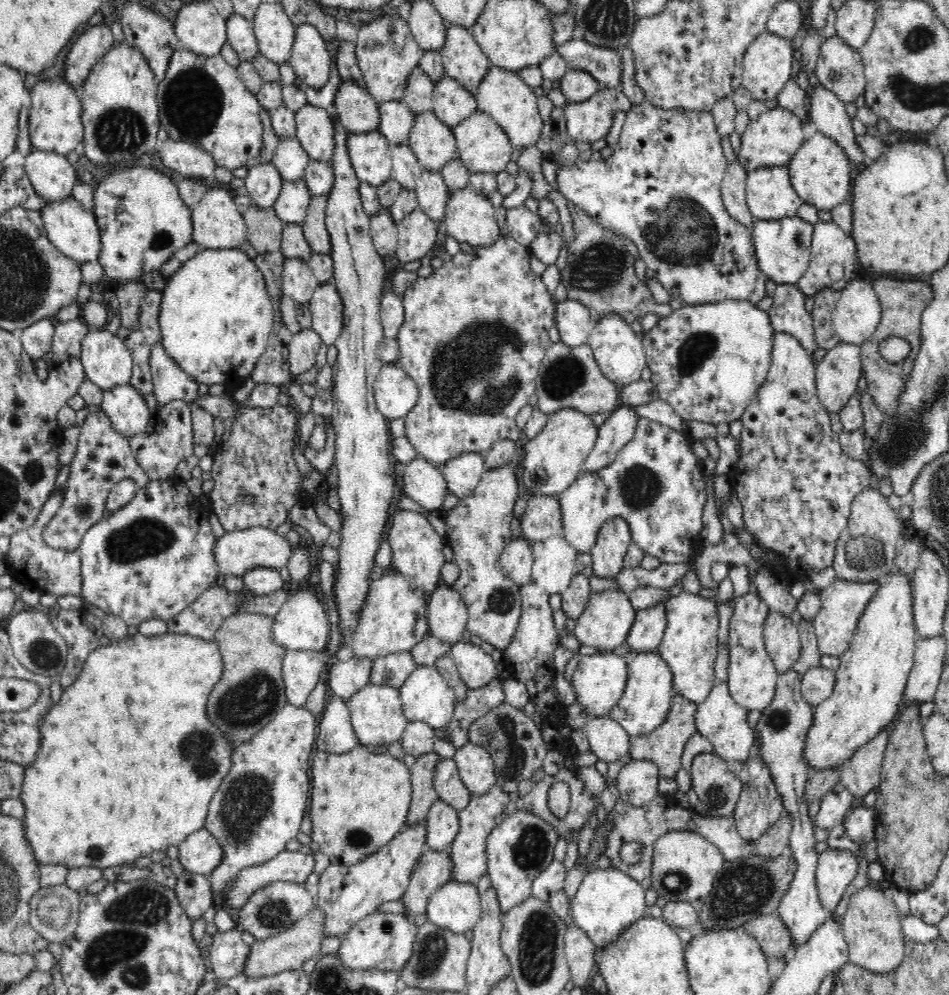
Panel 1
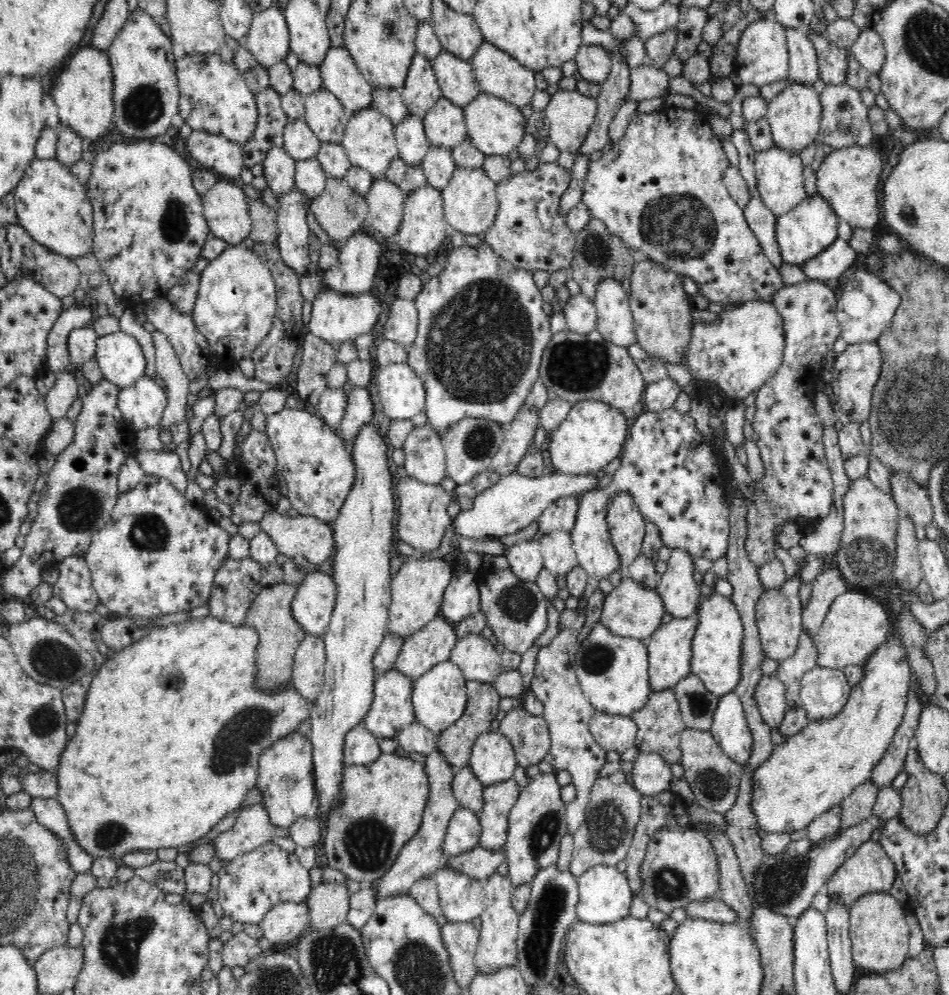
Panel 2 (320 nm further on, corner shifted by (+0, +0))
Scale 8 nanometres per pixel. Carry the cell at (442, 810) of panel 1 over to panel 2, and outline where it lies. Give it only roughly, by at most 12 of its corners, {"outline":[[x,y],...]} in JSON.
{"outline":[[459,807],[448,824],[444,854],[480,844],[479,816]]}

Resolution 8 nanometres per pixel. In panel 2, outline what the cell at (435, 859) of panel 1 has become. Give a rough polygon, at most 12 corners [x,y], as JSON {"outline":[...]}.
{"outline":[[478,846],[444,866],[483,882],[506,861],[504,847]]}

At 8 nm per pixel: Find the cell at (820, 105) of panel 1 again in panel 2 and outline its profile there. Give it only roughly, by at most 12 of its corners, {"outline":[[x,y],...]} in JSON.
{"outline":[[786,27],[789,80],[821,87],[816,50]]}

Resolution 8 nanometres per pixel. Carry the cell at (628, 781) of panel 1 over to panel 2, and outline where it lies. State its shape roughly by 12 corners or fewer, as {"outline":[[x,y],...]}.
{"outline":[[640,753],[631,765],[642,796],[667,791],[674,778],[658,753]]}

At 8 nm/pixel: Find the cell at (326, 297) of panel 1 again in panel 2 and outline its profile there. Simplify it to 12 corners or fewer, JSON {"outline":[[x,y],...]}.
{"outline":[[358,229],[338,262],[320,273],[322,289],[370,291],[380,266],[376,237]]}

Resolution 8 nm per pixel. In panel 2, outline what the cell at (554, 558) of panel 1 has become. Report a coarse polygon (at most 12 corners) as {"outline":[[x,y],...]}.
{"outline":[[571,534],[538,535],[544,569],[558,577],[578,565]]}

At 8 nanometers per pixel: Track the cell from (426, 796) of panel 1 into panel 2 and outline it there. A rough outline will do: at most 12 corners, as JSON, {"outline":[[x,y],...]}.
{"outline":[[465,681],[464,714],[438,735],[436,749],[456,769],[500,713],[493,684]]}

